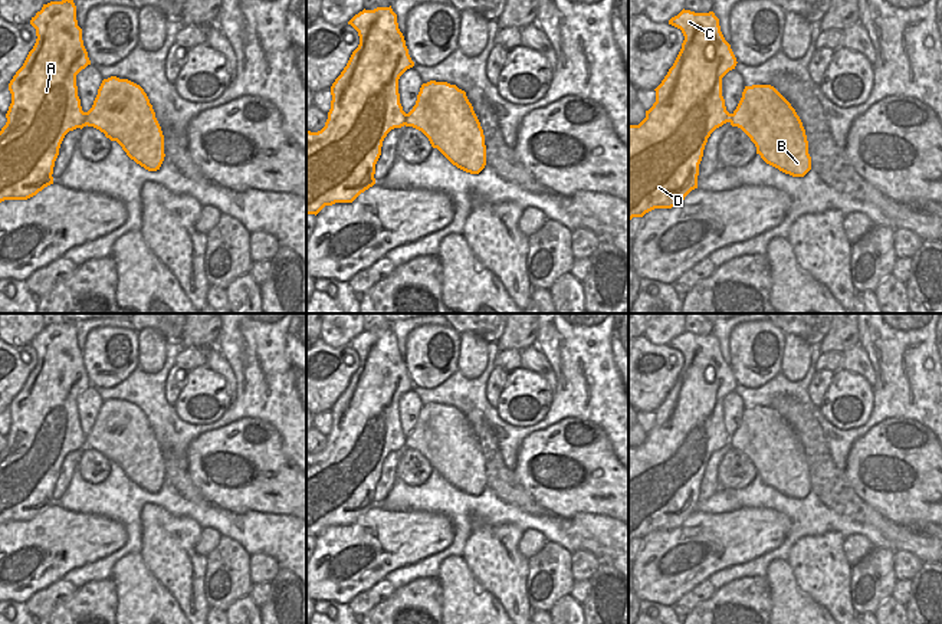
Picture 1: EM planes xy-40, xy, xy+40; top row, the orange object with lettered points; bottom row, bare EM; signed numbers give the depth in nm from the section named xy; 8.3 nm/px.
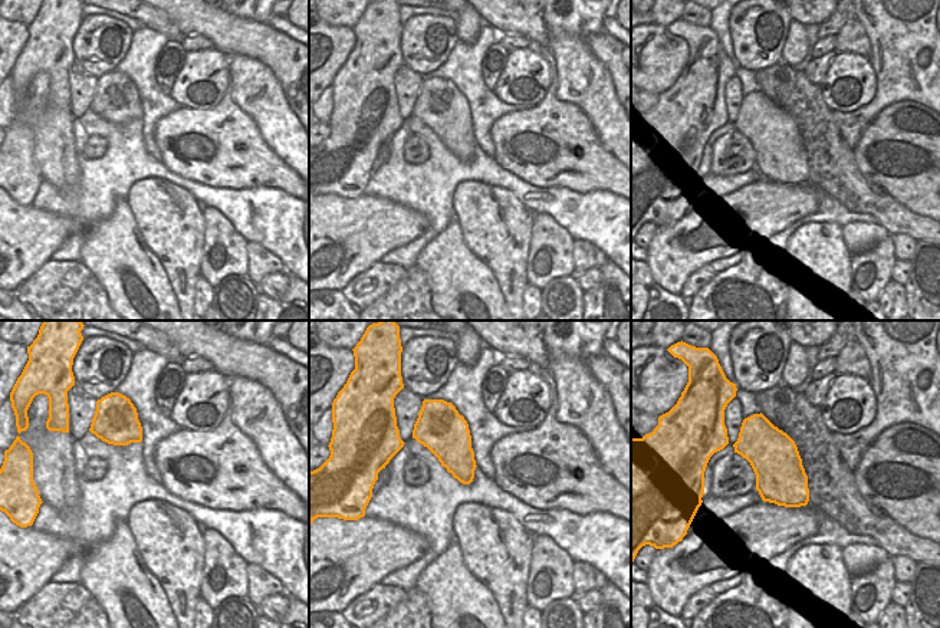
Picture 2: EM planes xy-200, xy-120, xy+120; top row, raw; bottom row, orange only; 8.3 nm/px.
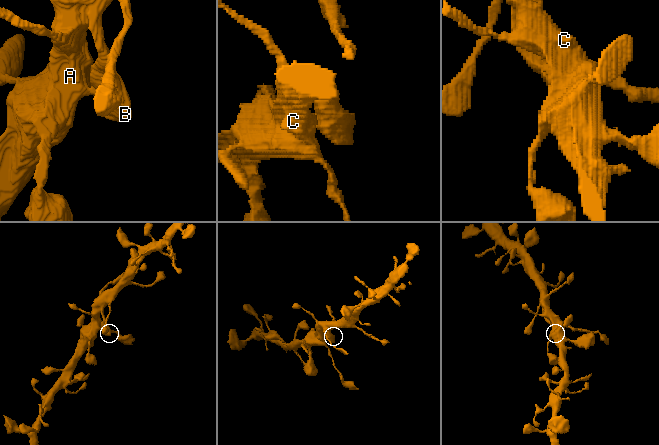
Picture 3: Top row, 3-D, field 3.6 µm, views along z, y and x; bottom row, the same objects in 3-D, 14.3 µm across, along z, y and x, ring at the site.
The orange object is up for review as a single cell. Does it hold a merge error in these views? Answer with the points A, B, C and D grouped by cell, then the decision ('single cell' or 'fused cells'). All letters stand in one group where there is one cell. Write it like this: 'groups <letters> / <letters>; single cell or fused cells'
groups A B C D; single cell

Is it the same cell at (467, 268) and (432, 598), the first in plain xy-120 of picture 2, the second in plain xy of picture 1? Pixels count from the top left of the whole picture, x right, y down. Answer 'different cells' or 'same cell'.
different cells

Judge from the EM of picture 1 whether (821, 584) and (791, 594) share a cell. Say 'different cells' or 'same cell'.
different cells

